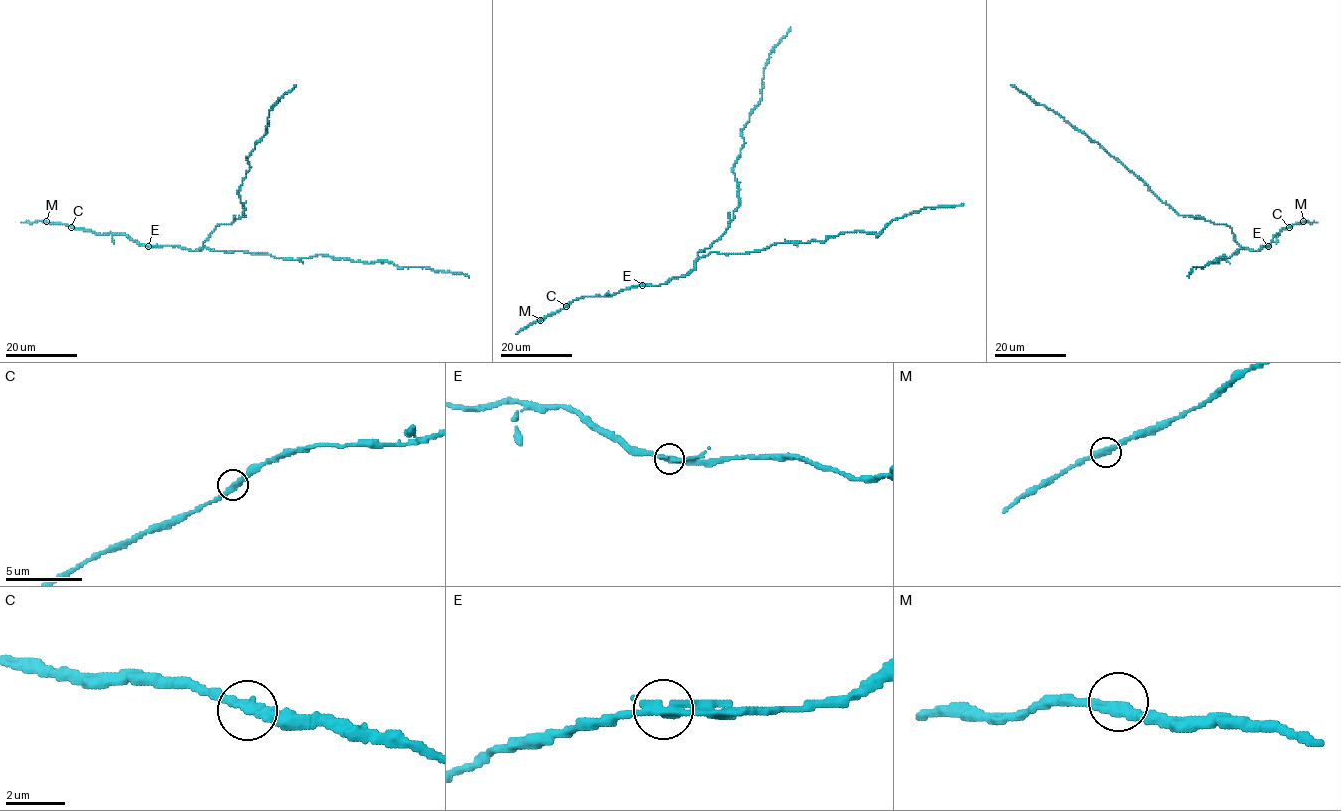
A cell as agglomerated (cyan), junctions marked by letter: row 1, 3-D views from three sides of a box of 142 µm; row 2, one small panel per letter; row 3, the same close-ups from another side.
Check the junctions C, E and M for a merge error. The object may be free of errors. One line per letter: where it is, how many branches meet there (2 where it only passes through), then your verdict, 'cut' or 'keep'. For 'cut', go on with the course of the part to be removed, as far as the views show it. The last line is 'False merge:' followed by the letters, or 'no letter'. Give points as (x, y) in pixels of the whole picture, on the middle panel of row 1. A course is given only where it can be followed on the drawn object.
C: place (566, 306); branches 2; keep
E: place (642, 285); branches 2; keep
M: place (540, 320); branches 2; keep
False merge: no letter

